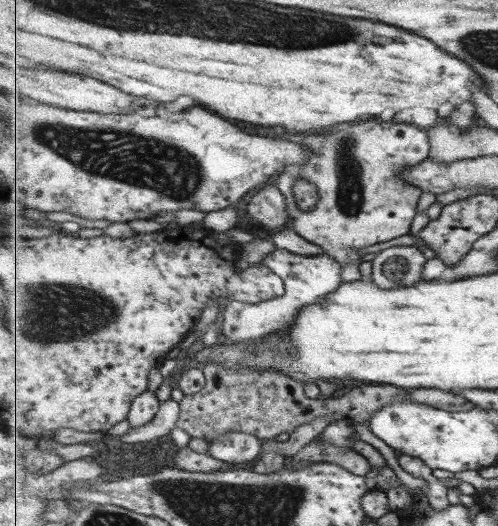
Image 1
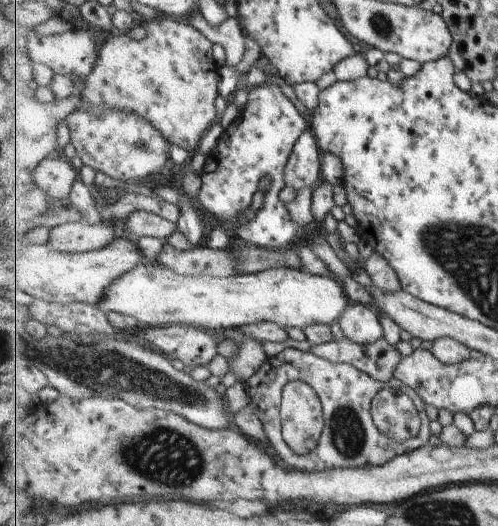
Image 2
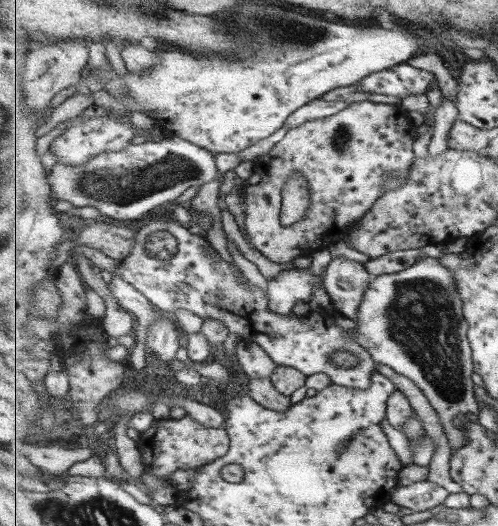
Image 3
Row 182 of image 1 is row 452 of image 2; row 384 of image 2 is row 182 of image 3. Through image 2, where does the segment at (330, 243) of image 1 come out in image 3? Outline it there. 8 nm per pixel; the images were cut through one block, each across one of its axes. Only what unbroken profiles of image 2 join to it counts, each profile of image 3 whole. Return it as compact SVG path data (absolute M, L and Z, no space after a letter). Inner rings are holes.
M372 101L365 102L355 102L351 103L351 106L347 106L345 110L335 113L334 115L321 118L319 120L310 120L306 122L303 126L298 126L289 130L285 135L285 138L276 144L267 156L261 156L259 160L254 165L253 177L250 178L243 188L243 204L245 209L245 228L248 236L250 237L250 242L260 250L267 258L270 258L273 262L283 264L283 262L291 262L293 258L297 256L312 255L317 250L328 250L329 244L334 241L341 241L346 238L355 227L359 226L359 222L368 214L368 211L376 205L378 199L389 192L390 190L397 190L400 186L403 186L408 181L408 176L410 173L410 168L415 162L415 152L413 152L413 144L415 144L415 138L417 138L417 125L413 124L410 119L410 112L407 111L403 104L383 104ZM303 173L308 179L311 187L311 198L312 205L308 210L307 216L297 224L292 224L291 226L283 226L280 220L280 214L282 208L286 203L286 200L293 192L296 190L296 185L298 184L298 176Z

